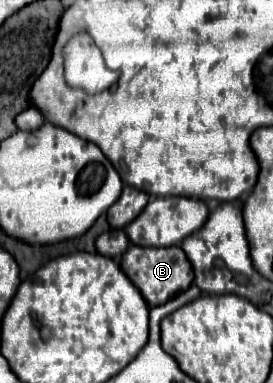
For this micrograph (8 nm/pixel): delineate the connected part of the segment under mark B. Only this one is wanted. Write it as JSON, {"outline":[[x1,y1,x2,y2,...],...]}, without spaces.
{"outline":[[130,246,128,252,122,256,120,262,126,276,134,282,134,286,142,292,148,306,164,304,172,296,188,290,188,286,194,282,194,270,180,246,168,246,168,248,144,248,144,246]]}

